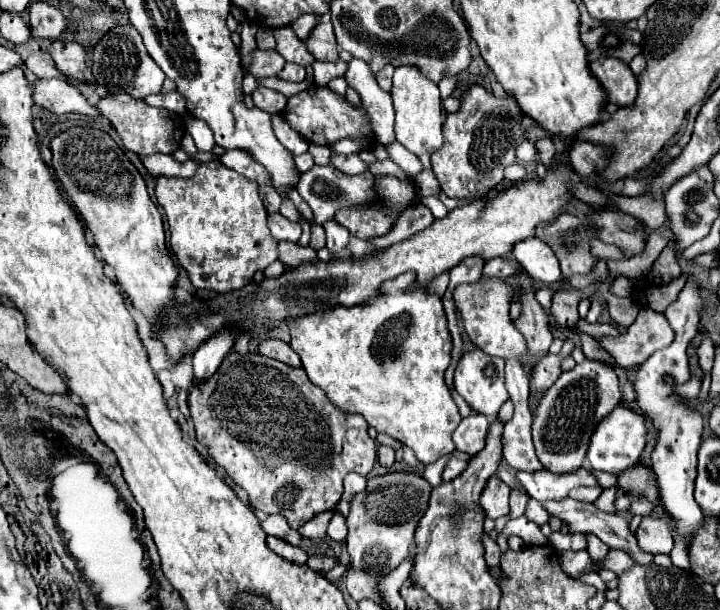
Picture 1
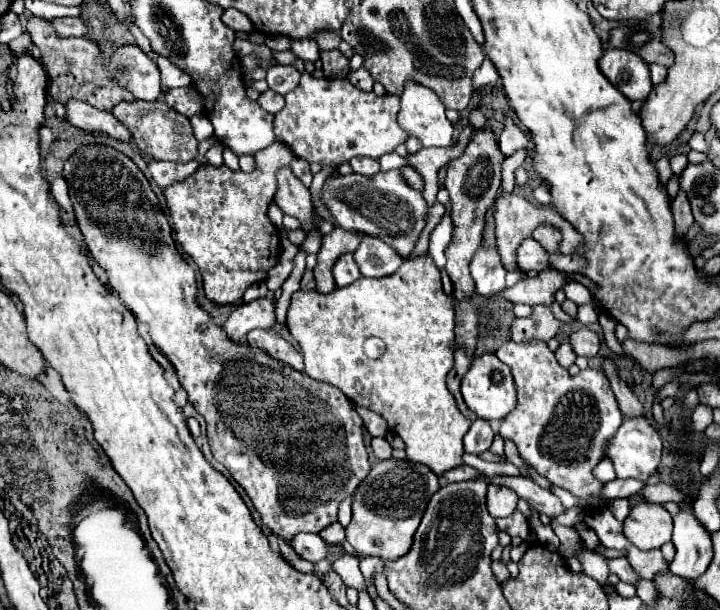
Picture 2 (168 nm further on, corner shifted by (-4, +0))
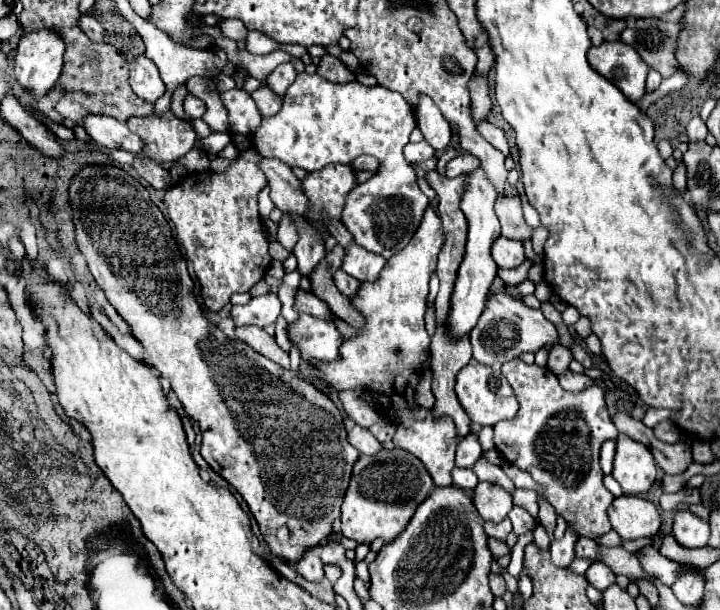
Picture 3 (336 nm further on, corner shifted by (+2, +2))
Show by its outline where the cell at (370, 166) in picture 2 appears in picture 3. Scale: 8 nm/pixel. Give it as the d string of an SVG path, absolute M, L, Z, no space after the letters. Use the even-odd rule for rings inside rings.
M362 155L362 157L354 159L352 165L354 165L354 169L358 167L358 171L376 171L376 169L380 167L378 159L374 159L374 157L370 157L370 155Z

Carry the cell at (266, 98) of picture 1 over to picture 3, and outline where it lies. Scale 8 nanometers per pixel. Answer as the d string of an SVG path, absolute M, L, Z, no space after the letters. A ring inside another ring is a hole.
M266 85L258 87L254 93L252 93L252 99L260 111L262 117L272 117L280 111L282 107L282 97L280 95L274 95L274 91L270 91Z

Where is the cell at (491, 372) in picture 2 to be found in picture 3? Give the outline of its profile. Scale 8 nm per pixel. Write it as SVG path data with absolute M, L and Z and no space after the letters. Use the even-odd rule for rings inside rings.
M474 359L458 373L458 377L456 377L456 395L458 395L460 405L464 407L464 411L472 419L472 423L480 425L480 427L484 427L484 425L492 427L498 421L512 419L518 411L516 395L510 389L506 377L498 369L488 367L488 365L480 365Z

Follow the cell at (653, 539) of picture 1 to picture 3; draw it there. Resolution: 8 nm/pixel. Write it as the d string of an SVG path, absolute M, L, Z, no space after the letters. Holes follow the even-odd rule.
M636 495L616 497L608 509L608 519L622 539L654 537L662 525L656 505Z

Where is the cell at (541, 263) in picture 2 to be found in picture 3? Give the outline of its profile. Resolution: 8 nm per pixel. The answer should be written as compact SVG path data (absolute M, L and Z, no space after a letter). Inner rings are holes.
M498 237L492 245L492 257L496 261L498 267L518 267L524 263L524 249L522 249L522 243L520 241L510 241L506 237Z

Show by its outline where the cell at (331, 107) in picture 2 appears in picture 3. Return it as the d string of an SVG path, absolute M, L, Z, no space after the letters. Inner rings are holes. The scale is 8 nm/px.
M300 73L296 81L288 87L280 113L276 113L274 117L262 119L258 131L252 135L252 145L262 157L276 157L282 163L290 167L302 167L304 171L316 171L330 163L352 163L360 155L378 157L382 163L378 169L378 175L358 185L354 191L350 191L346 199L346 207L342 211L342 221L346 229L354 235L354 241L360 247L388 259L408 245L428 207L428 197L420 191L414 169L406 163L402 155L402 149L408 143L408 137L414 127L416 127L416 119L414 119L412 107L404 101L402 95L386 87L380 87L380 85L366 87L366 85L360 85L358 81L338 85L322 79L316 73L314 75Z

